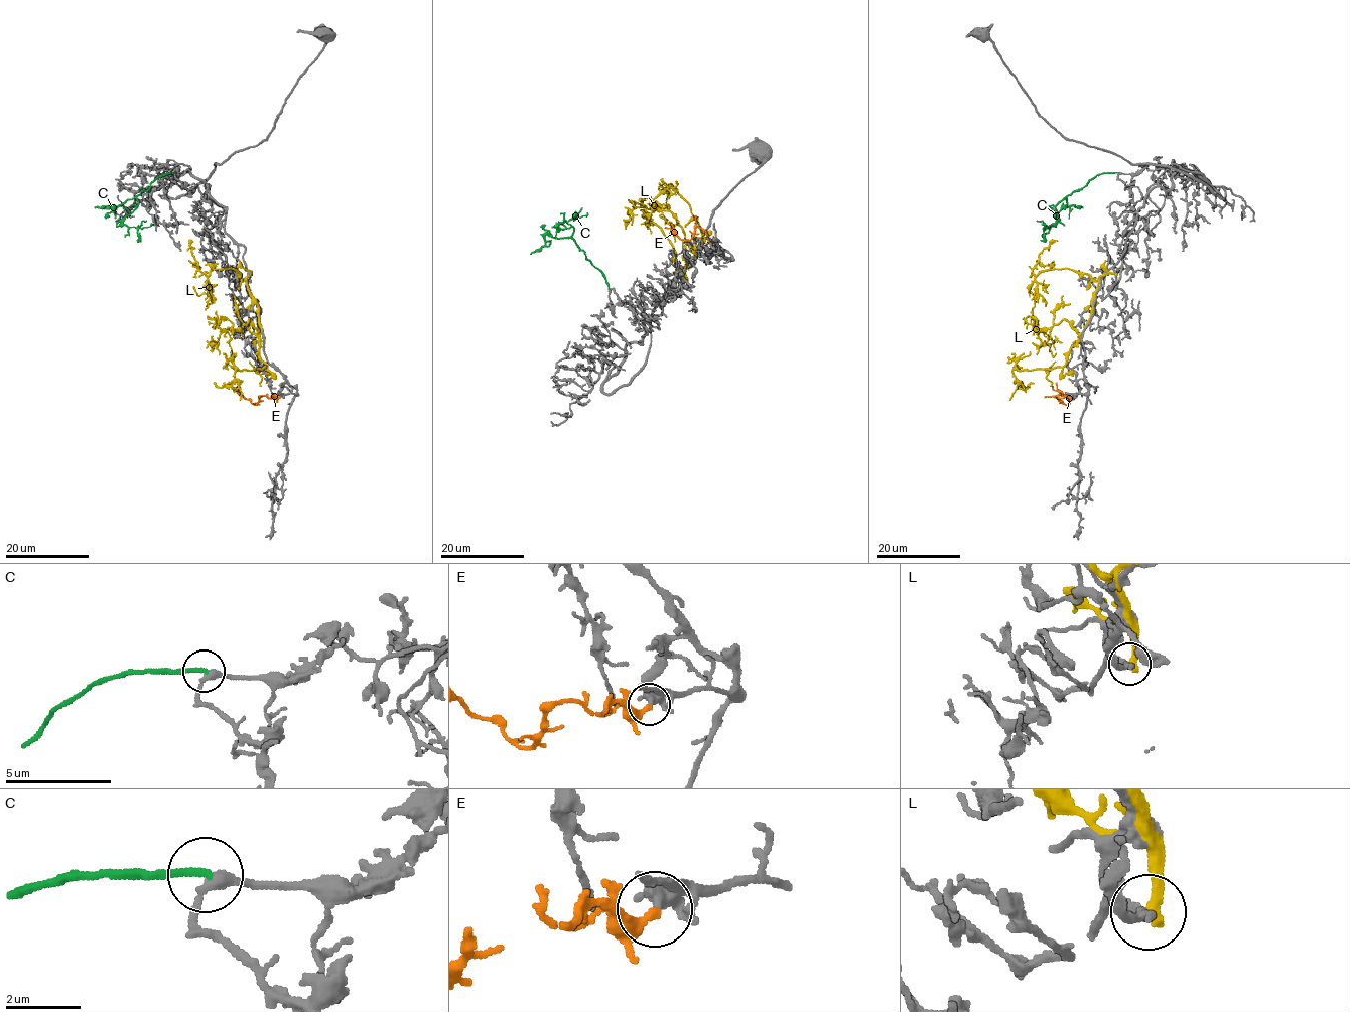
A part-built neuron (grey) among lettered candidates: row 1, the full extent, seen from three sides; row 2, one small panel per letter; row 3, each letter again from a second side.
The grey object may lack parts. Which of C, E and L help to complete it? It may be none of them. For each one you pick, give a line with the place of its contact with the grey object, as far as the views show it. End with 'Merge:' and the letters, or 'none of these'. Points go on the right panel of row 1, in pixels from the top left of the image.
Merge: none of these

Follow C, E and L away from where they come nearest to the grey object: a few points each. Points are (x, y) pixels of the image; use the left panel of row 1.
C: (173, 172), (161, 174), (143, 190), (136, 197), (138, 204), (122, 222), (130, 227), (141, 228), (151, 224)
E: (279, 396), (261, 396), (254, 405), (229, 383)
L: (250, 274), (246, 279), (258, 308), (259, 357), (267, 365), (235, 371), (230, 385), (219, 387), (215, 383)

